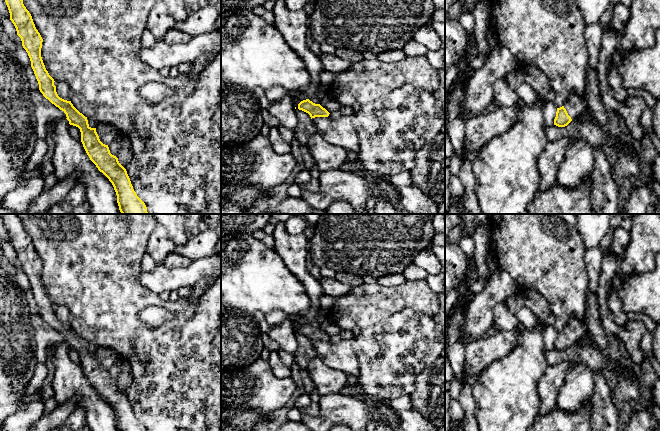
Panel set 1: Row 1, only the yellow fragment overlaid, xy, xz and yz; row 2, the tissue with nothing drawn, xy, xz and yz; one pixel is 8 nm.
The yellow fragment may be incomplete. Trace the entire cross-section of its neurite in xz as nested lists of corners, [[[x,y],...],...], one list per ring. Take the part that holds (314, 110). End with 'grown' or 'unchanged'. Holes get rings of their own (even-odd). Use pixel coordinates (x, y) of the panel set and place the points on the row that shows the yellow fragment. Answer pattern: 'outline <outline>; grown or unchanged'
outline [[[309,99],[301,101],[298,104],[298,109],[308,113],[311,119],[315,117],[328,117],[330,114],[320,104],[315,104]]]; unchanged

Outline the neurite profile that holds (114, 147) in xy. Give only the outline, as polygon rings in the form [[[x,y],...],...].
[[[117,139],[113,140],[109,145],[109,150],[110,150],[110,153],[114,156],[118,156],[119,154],[119,151],[121,149],[121,145],[119,143],[119,141]]]

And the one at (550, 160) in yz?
[[[565,135],[547,143],[545,150],[538,159],[541,172],[540,190],[548,190],[556,185],[558,170],[574,140],[575,137]]]

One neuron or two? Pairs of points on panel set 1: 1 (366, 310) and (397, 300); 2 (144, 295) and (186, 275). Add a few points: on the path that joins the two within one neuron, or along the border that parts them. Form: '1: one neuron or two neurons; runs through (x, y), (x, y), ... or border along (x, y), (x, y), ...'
1: one neuron; runs through (374, 303), (389, 300)
2: two neurons; border along (140, 271), (139, 281), (158, 294)

